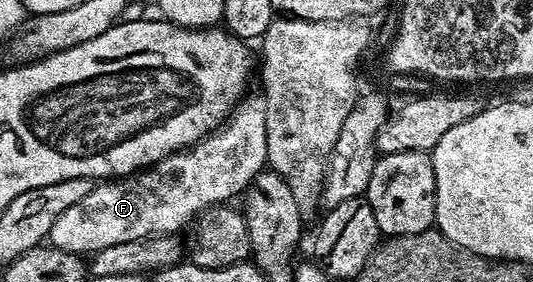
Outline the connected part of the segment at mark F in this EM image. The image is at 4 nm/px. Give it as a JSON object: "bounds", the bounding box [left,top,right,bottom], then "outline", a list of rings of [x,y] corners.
{"bounds":[48,95,267,255],"outline":[[[252,95],[246,96],[244,100],[238,104],[237,108],[233,110],[225,119],[225,124],[220,125],[214,133],[208,133],[208,135],[201,141],[197,141],[194,145],[190,145],[187,149],[181,149],[178,153],[173,153],[170,157],[164,157],[159,163],[150,165],[147,169],[142,169],[140,173],[132,173],[130,177],[119,177],[116,179],[106,180],[104,183],[97,183],[92,186],[89,194],[84,195],[83,199],[79,200],[79,203],[75,203],[73,207],[68,207],[59,217],[56,219],[54,226],[51,227],[48,235],[48,244],[52,245],[54,249],[62,249],[68,253],[75,253],[78,255],[91,255],[95,251],[99,251],[103,247],[111,247],[114,243],[131,243],[132,241],[138,241],[144,237],[158,237],[159,235],[167,235],[172,233],[174,235],[180,234],[181,228],[185,224],[192,222],[194,218],[205,212],[207,209],[214,207],[224,206],[232,197],[240,198],[244,194],[245,190],[249,188],[250,183],[255,179],[255,175],[259,175],[261,170],[266,168],[267,165],[267,123],[265,122],[265,98],[264,96]]]}

